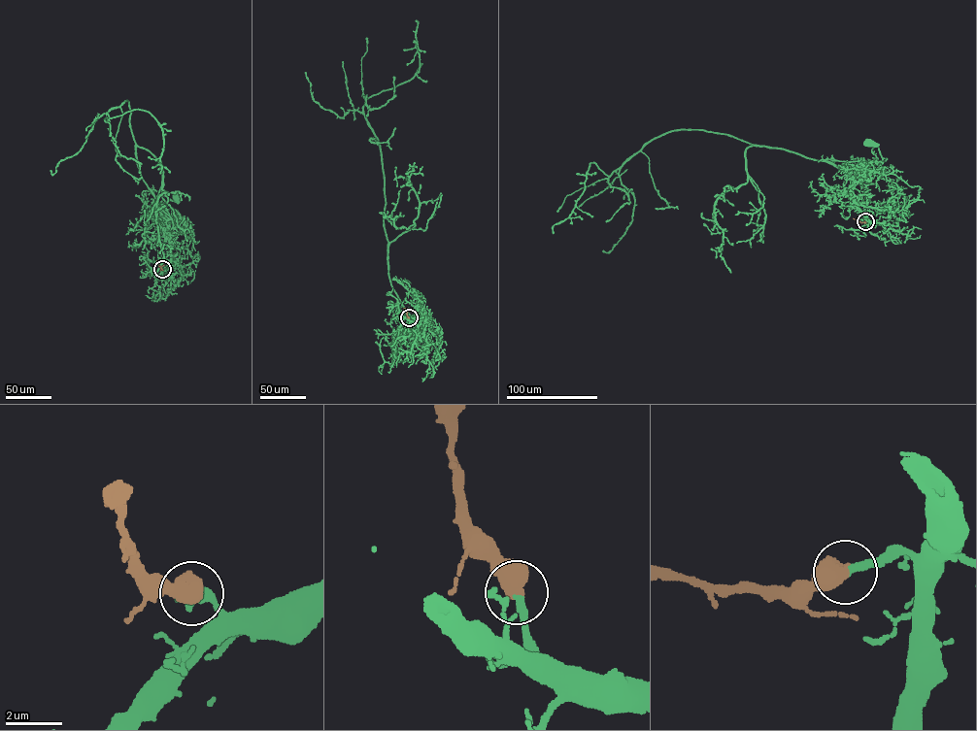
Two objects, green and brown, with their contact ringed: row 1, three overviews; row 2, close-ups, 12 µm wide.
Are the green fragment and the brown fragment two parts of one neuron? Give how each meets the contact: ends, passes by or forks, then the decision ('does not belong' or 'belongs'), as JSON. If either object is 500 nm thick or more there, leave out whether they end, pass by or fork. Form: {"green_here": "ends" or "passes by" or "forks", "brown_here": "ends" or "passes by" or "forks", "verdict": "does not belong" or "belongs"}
{"verdict": "belongs"}

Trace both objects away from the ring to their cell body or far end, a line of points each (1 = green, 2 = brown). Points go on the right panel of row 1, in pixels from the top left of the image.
1: (865, 221), (868, 218), (857, 207), (846, 165), (882, 160), (878, 145), (868, 142)
2: (865, 221), (854, 218)

